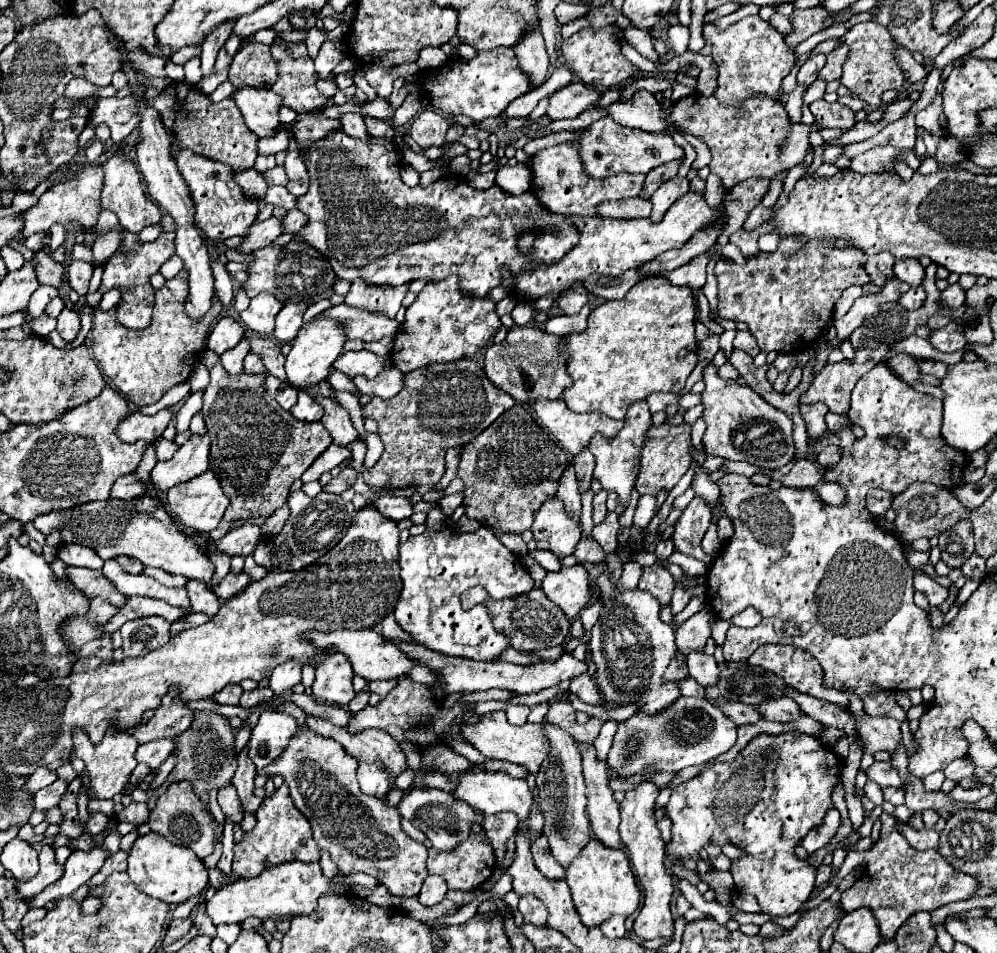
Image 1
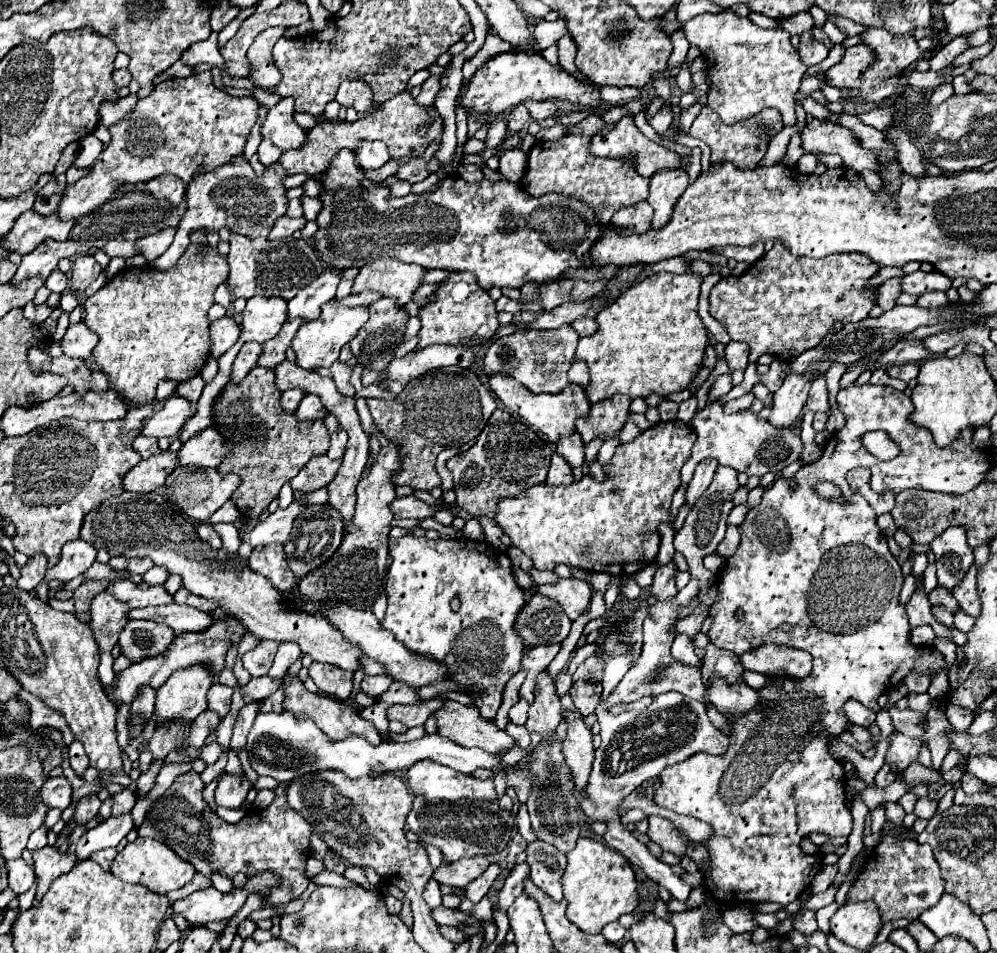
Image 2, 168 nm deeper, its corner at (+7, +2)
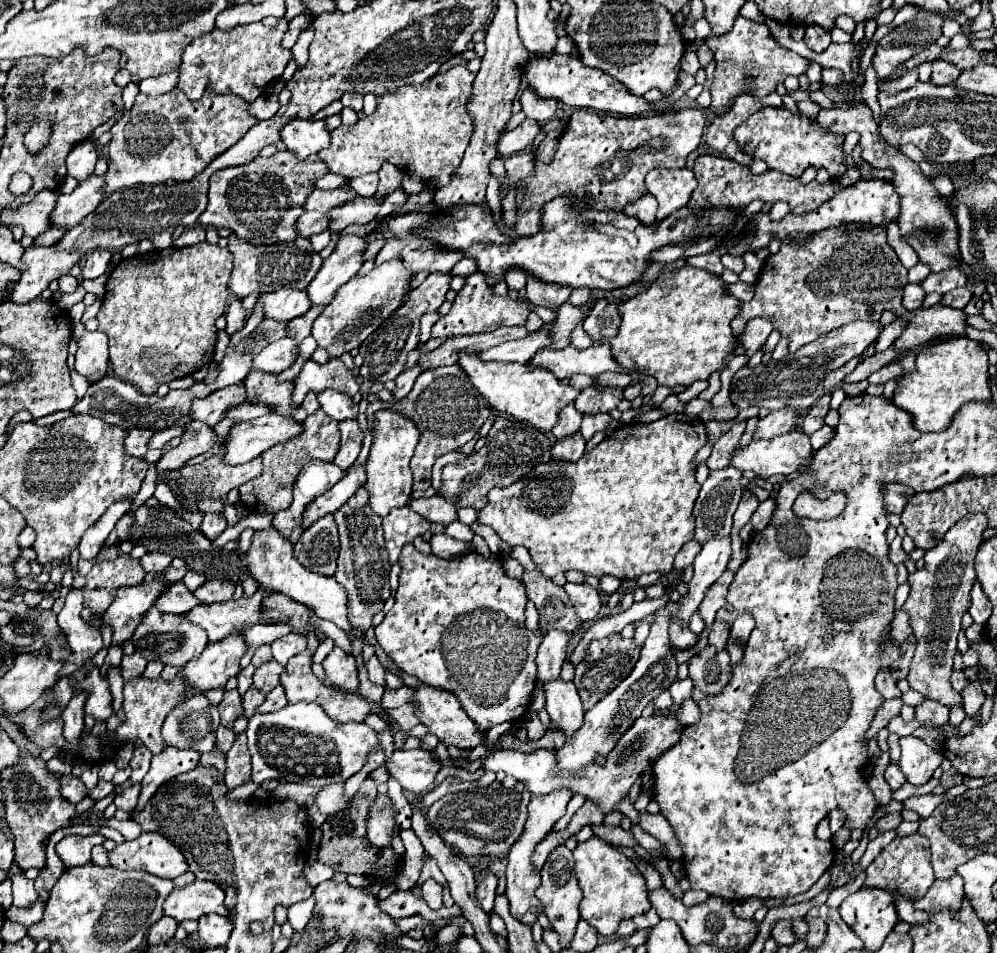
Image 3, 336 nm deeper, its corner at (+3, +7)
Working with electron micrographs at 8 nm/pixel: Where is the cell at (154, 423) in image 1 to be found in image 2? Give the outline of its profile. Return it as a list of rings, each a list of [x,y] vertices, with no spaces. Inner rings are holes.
[[[170,395],[170,399],[166,399],[166,403],[162,405],[160,411],[156,411],[150,419],[146,419],[142,423],[140,435],[146,437],[172,437],[174,433],[178,433],[182,429],[182,425],[192,417],[190,411],[190,403],[184,397],[178,395]]]

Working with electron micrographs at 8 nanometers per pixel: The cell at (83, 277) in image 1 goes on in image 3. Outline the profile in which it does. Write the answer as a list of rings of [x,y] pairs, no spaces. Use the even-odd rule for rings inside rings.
[[[94,250],[86,256],[82,264],[82,278],[98,278],[106,272],[108,262],[112,258],[112,252],[108,250]]]

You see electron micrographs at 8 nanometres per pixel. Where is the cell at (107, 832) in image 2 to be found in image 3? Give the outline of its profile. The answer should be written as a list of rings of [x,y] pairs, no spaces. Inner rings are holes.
[[[170,746],[164,750],[164,754],[152,756],[152,766],[142,780],[142,792],[140,792],[140,800],[136,808],[144,806],[144,802],[152,798],[158,786],[168,782],[176,774],[194,770],[198,766],[198,760],[200,760],[200,752],[196,750],[180,750],[180,748],[170,748]]]

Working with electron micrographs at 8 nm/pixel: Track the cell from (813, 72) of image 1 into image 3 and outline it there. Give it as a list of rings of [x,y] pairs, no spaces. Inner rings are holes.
[[[808,26],[808,28],[806,28],[804,42],[806,42],[806,46],[808,46],[810,50],[814,50],[814,52],[824,52],[832,40],[830,40],[830,34],[828,34],[826,30],[820,30],[820,26]]]

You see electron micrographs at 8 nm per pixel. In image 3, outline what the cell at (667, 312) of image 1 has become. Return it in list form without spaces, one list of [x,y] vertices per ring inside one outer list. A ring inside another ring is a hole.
[[[684,266],[684,268],[676,270],[676,272],[666,272],[666,274],[662,274],[662,276],[652,284],[650,290],[646,290],[646,292],[634,296],[634,298],[630,298],[630,300],[626,300],[624,304],[618,306],[618,310],[620,310],[620,316],[622,316],[620,332],[618,332],[618,336],[616,336],[614,340],[606,340],[606,342],[610,342],[610,346],[612,346],[614,358],[618,360],[618,364],[620,364],[624,370],[640,370],[640,372],[644,372],[644,374],[648,374],[648,376],[654,376],[654,378],[658,380],[658,386],[678,386],[678,384],[690,386],[690,384],[694,384],[696,380],[708,380],[712,372],[718,372],[718,370],[722,370],[722,368],[726,366],[726,358],[734,352],[736,346],[740,346],[740,336],[734,336],[734,334],[732,334],[732,328],[730,328],[730,322],[740,314],[740,300],[734,298],[734,296],[726,290],[726,282],[724,282],[720,276],[710,274],[710,272],[706,272],[706,270],[698,270],[698,268],[692,268],[692,266]]]

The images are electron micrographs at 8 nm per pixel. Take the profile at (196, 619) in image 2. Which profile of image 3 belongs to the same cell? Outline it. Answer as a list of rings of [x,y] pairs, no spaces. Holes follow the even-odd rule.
[[[258,590],[248,598],[242,596],[238,600],[228,600],[220,604],[196,606],[196,610],[190,610],[184,616],[204,628],[210,642],[220,642],[234,632],[242,632],[244,628],[250,628],[254,624],[264,624],[260,616],[260,610],[264,608],[264,596],[264,590]]]

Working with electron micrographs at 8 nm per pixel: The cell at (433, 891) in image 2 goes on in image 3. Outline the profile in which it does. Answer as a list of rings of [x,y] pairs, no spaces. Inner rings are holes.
[[[430,878],[422,884],[422,898],[426,900],[426,904],[432,910],[438,910],[442,906],[442,888],[434,878]]]

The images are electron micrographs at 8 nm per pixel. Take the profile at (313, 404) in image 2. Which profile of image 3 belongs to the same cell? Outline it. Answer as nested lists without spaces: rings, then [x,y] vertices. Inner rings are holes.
[[[324,390],[318,394],[318,402],[322,406],[322,410],[342,422],[342,420],[356,420],[358,418],[358,406],[354,406],[352,402],[352,396],[344,394],[344,392],[338,392],[338,390]]]

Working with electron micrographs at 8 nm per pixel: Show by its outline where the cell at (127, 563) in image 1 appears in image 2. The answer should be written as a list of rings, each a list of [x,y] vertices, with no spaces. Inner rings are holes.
[[[130,559],[130,561],[128,561],[128,571],[142,575],[142,573],[146,573],[152,565],[154,565],[154,563],[152,563],[150,559]]]

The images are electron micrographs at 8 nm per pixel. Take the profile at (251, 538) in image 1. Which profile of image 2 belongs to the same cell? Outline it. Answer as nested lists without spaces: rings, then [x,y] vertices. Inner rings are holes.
[[[292,501],[286,509],[276,509],[268,519],[260,521],[254,529],[246,529],[240,533],[240,539],[244,543],[250,543],[252,547],[258,545],[270,545],[270,543],[286,543],[290,539],[290,529],[296,519],[296,515],[304,509],[300,501]]]

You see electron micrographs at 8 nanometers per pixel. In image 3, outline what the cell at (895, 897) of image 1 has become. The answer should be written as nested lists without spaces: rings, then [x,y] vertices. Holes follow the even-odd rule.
[[[922,834],[912,836],[898,836],[894,838],[880,854],[878,858],[866,868],[866,882],[864,886],[876,886],[890,892],[900,892],[902,896],[914,900],[914,896],[924,896],[924,892],[932,886],[934,874],[930,868],[930,850],[928,850],[928,838]]]

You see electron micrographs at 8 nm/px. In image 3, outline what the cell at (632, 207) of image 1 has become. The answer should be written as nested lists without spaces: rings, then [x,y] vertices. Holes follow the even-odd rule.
[[[646,194],[644,198],[628,204],[628,206],[624,208],[624,214],[634,216],[634,218],[638,218],[642,224],[650,226],[650,224],[656,220],[656,208],[658,208],[656,198],[652,198],[652,194]]]

